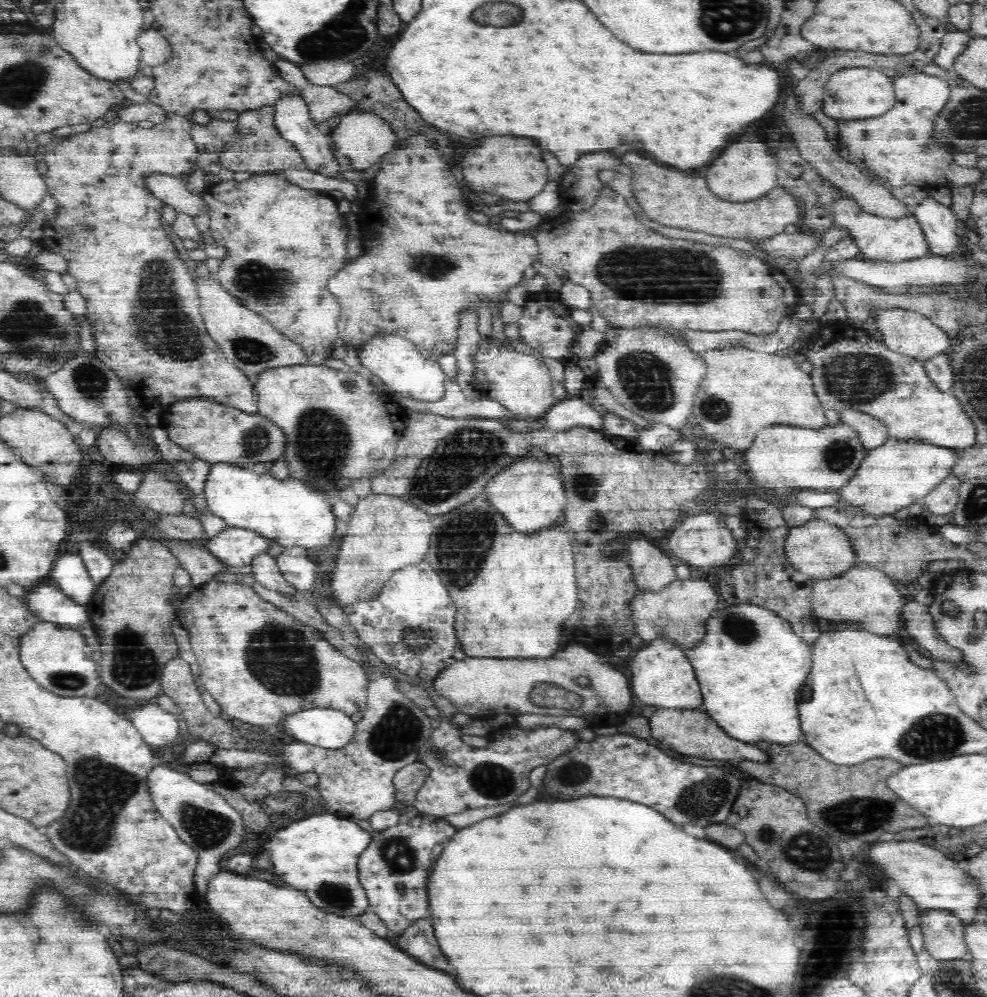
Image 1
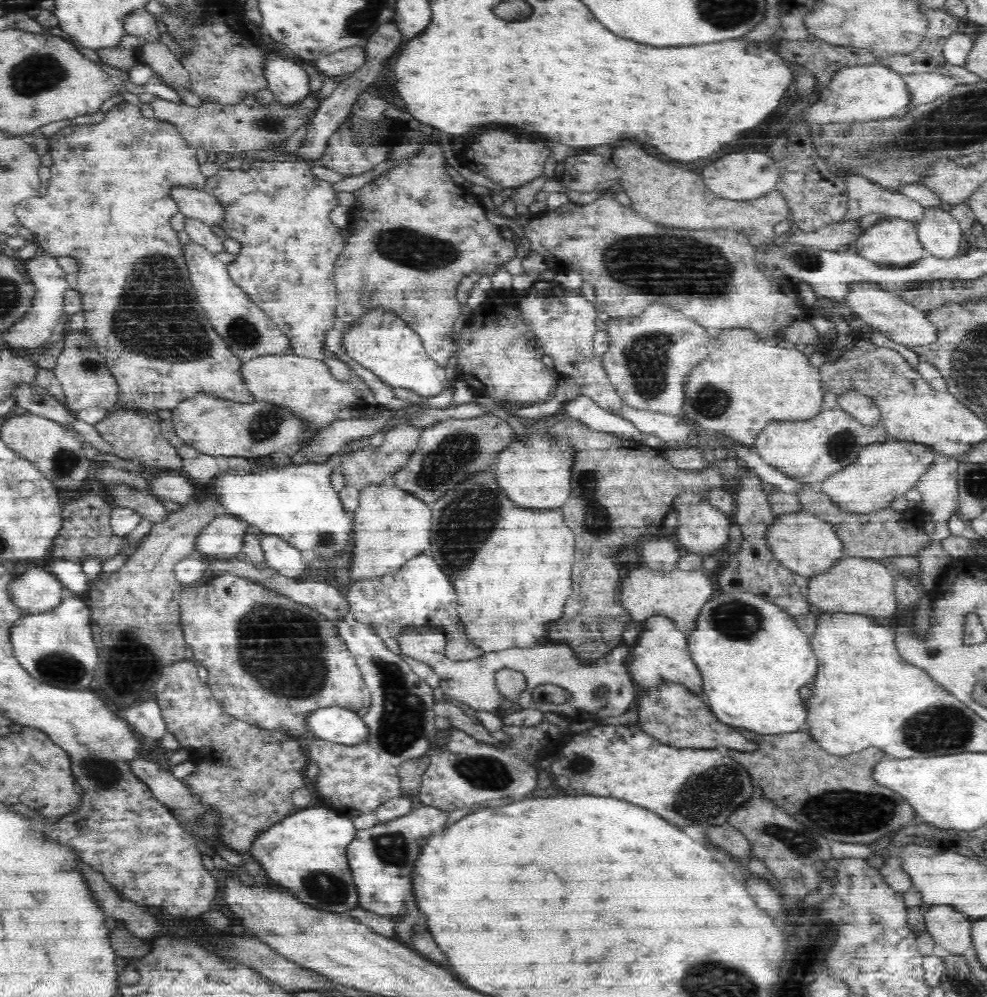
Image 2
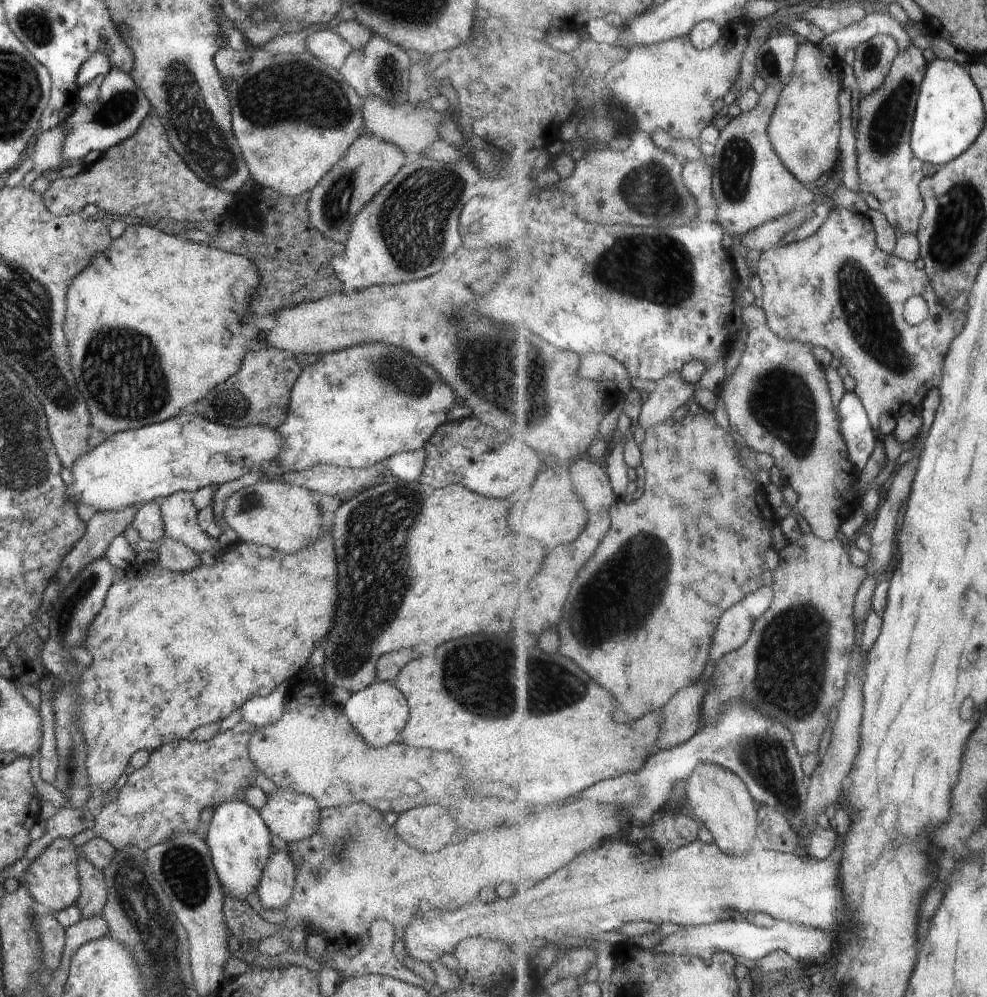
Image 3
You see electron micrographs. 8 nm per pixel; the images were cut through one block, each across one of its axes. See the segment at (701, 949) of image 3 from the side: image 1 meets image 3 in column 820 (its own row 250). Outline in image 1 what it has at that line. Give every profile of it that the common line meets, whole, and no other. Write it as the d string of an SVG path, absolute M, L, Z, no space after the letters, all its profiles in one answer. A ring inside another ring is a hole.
M927 198L913 209L913 216L922 229L929 253L946 256L956 252L963 242L956 227L958 219L950 207Z

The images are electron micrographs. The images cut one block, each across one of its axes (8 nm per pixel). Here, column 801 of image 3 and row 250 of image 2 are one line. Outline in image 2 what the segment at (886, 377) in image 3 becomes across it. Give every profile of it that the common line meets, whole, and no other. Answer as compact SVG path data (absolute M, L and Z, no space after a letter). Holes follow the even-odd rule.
M256 161L249 170L242 170L241 167L221 168L214 176L207 178L204 190L212 196L215 196L220 203L226 207L226 222L220 227L228 234L228 238L236 239L241 244L241 249L237 258L227 264L227 269L230 271L230 275L232 275L234 282L240 285L240 287L250 295L252 301L257 305L260 305L260 308L264 309L264 311L268 313L268 316L280 326L282 332L288 337L288 341L294 349L295 354L323 361L322 348L324 348L325 345L324 332L332 328L336 316L335 306L337 300L334 280L335 262L345 245L344 240L342 240L342 236L340 235L340 229L337 226L334 226L331 220L328 220L330 209L339 208L333 183L318 177L318 175L312 171L312 165L304 161Z

